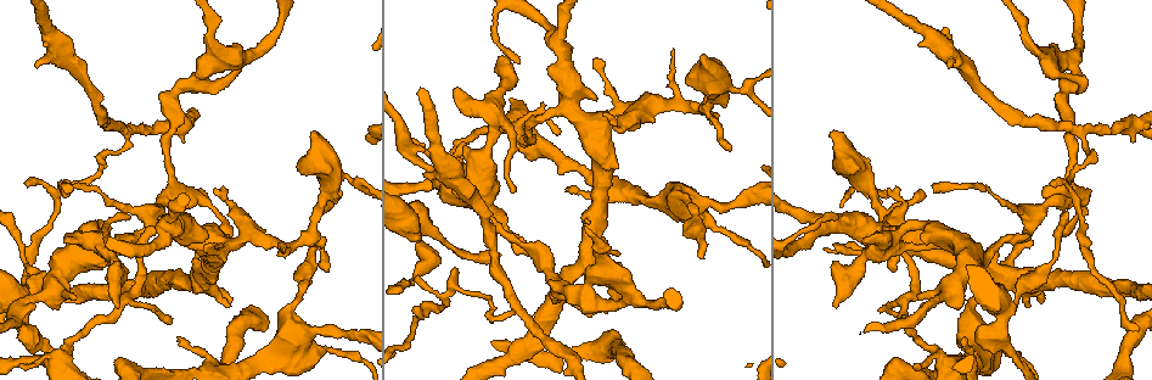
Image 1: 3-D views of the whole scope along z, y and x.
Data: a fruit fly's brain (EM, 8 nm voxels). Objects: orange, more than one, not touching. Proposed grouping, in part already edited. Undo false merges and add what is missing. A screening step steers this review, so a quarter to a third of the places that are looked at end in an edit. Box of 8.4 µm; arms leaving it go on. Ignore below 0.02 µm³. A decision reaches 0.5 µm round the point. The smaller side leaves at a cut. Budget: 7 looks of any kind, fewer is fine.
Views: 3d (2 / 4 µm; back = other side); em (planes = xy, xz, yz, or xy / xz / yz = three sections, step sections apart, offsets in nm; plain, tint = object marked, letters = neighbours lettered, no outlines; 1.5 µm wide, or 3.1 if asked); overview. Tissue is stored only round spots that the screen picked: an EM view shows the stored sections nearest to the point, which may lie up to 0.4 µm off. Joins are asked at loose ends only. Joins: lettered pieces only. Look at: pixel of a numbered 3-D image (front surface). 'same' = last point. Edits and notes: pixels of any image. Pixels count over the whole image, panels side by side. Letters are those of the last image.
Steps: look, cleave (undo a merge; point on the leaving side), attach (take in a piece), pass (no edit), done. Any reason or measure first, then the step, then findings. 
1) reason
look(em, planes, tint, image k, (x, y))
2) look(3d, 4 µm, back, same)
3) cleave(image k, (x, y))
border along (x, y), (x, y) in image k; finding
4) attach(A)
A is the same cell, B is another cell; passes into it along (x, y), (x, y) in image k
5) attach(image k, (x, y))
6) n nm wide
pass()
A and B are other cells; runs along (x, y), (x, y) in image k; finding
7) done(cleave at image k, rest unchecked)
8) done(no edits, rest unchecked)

look(em, planes, plain, image 1, (594, 100))

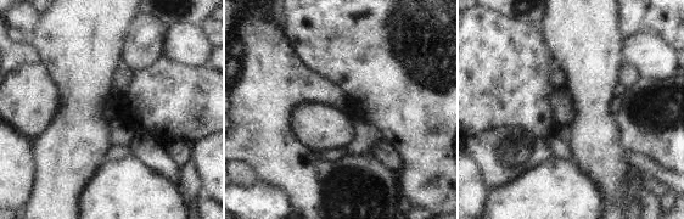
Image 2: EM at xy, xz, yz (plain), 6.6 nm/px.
see the neighbours
look(em, planes, letters, same)

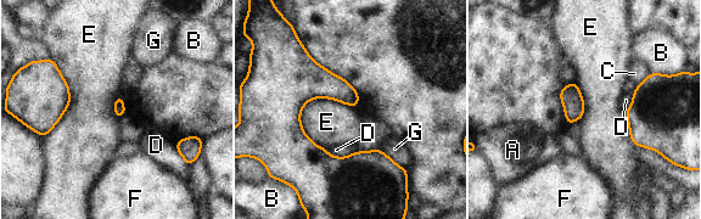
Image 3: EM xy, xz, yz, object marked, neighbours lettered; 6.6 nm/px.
E touches over 400 nm
pass()
A, B, C, D, E, F and G are other cells; border along (355, 106), (312, 99), (302, 130) in image 3; none of them fits

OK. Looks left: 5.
free end
look(3d, 2 µm, back, image 1, (119, 307))

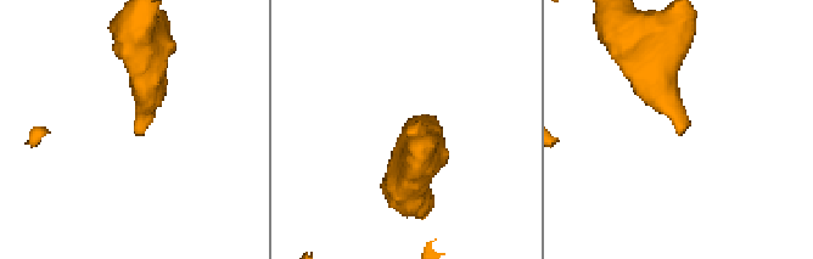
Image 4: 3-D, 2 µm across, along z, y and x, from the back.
need the tissue
look(em, yz, step 8, letters, image 4, (683, 133))

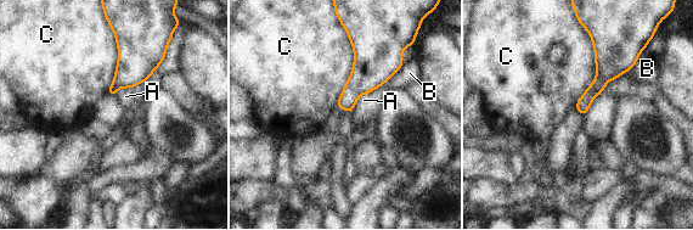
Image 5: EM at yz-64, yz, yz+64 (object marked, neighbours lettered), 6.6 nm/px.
C touches over 550 nm
pass()
A, B and C are other cells; border along (403, 66), (387, 80), (367, 93) in image 5; none of them fits

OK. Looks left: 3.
abrupt turn
look(em, planes, tint, image 1, (59, 190))

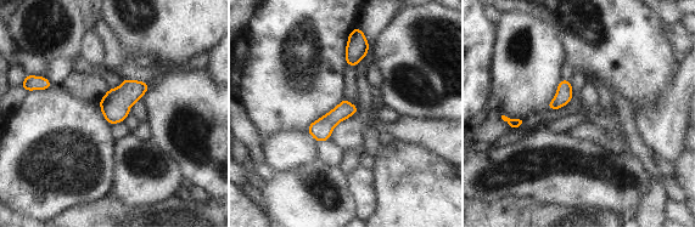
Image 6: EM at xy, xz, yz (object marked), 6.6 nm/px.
look(em, planes, letters, same)

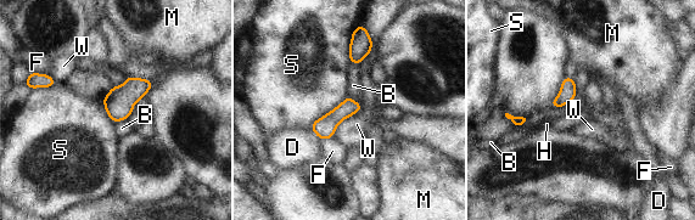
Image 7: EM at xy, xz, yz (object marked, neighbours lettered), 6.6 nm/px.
S touches over 340 nm
pass()
B, D, F, H, M, S and W are other cells; border along (347, 95), (309, 128) in image 7; continuous, no second neuron

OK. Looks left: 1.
done(no edits, rest unchecked)

